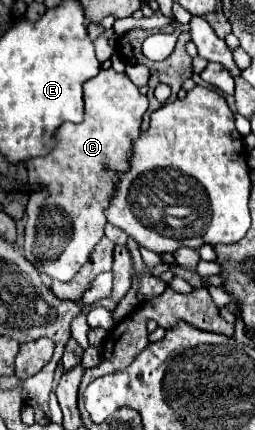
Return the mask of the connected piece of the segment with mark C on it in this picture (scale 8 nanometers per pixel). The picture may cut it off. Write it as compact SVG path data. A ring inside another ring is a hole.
M112 68L84 84L86 118L80 124L62 124L58 146L44 158L26 162L28 180L42 184L28 200L28 222L24 236L24 258L54 280L72 278L90 258L92 248L104 236L104 206L112 194L116 176L128 170L132 140L140 134L140 122L148 110L148 98L125 73Z

